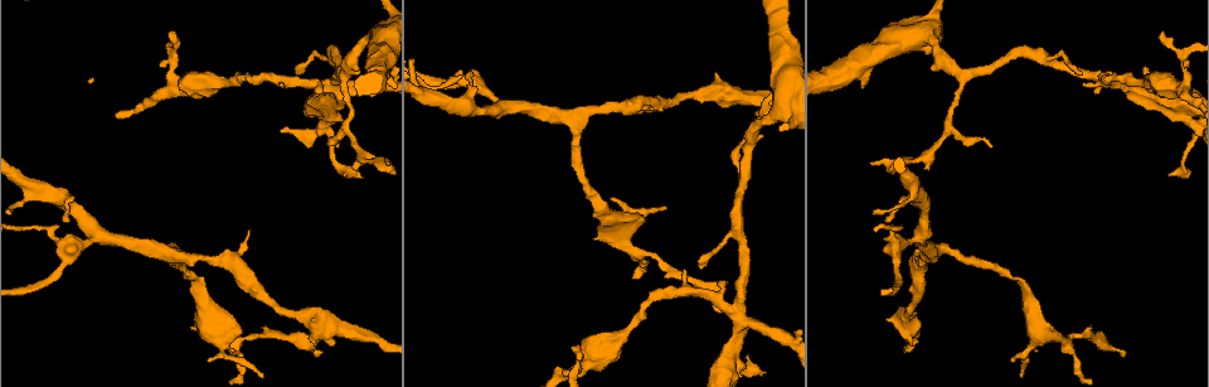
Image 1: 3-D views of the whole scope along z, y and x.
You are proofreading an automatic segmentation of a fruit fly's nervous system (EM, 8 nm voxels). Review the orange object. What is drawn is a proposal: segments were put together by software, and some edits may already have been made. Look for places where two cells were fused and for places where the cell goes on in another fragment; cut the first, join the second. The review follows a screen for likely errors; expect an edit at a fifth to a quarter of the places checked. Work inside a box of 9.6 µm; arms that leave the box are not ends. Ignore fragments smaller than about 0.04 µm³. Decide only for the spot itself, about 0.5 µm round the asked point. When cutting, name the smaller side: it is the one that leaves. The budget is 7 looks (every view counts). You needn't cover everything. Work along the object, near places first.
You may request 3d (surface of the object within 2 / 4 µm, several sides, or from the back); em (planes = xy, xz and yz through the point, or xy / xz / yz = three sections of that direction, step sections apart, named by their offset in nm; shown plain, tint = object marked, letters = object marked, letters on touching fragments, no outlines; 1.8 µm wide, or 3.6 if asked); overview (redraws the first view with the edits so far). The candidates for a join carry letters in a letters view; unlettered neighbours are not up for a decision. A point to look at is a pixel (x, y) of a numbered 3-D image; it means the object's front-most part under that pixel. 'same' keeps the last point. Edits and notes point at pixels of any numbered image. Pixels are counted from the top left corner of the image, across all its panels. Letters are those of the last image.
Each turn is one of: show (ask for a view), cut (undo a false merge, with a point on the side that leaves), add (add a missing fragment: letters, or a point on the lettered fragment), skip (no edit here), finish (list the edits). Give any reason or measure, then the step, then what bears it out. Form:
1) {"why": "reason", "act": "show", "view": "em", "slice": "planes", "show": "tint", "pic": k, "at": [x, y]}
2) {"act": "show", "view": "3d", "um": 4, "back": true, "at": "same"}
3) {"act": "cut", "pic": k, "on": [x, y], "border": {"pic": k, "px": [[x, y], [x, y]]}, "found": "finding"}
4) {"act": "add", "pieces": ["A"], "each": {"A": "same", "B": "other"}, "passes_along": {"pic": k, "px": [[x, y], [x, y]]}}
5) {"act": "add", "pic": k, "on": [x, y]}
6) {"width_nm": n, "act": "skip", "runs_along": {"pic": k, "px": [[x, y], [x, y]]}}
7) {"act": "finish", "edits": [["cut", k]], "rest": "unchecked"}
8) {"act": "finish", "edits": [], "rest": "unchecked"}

{"why": "four or more arms meet", "act": "show", "view": "3d", "um": 2, "pic": 1, "at": [334, 81]}

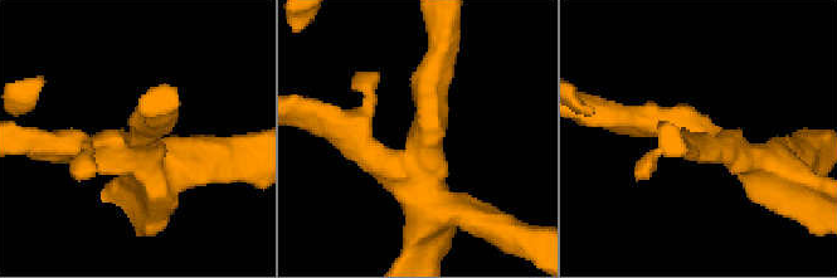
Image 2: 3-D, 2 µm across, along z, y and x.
{"arms": 4, "act": "show", "view": "em", "slice": "yz", "step": 4, "show": "tint", "pic": 2, "at": [421, 148]}

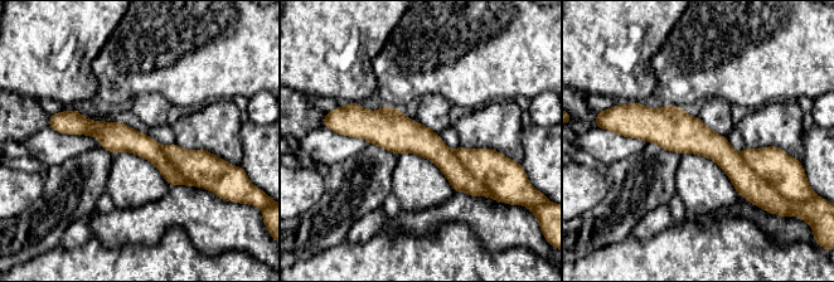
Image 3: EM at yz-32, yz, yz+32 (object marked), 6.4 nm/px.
{"why": "cut it another way", "act": "show", "view": "em", "slice": "planes", "show": "letters", "at": "same"}

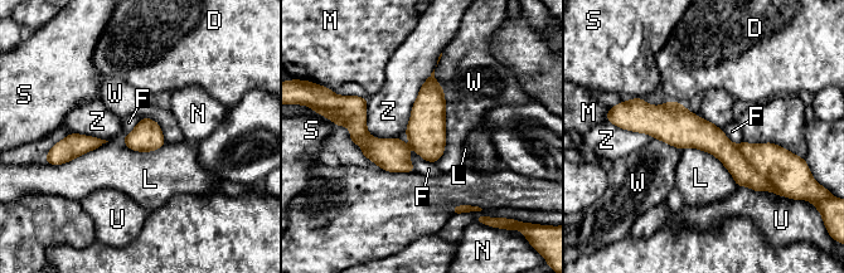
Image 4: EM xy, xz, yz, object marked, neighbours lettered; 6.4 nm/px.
{"act": "cut", "pic": 4, "on": [790, 174], "each": {"D": "other", "F": "other", "L": "other", "M": "other", "N": "other", "S": "other", "U": "other", "W": "other", "Z": "other"}, "part_leaving": {"pic": 4, "px": [[357, 100], [358, 131], [408, 169]]}, "found": "a second cell is stuck on"}

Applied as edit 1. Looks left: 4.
{"why": "tapers out", "act": "show", "view": "em", "slice": "xy", "step": 4, "show": "letters", "pic": 1, "at": [321, 351]}

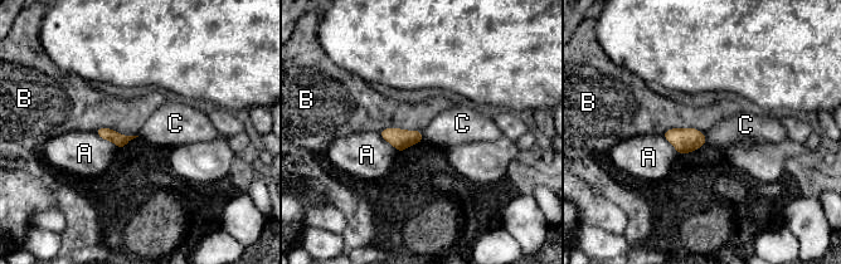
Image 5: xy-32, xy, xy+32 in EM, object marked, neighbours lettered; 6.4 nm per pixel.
{"longest_contact_nm": ["B", 280], "act": "skip", "each": {"A": "other", "B": "other", "C": "other"}, "border": {"pic": 5, "px": [[421, 132], [423, 140]]}, "found": "no lettered fragment goes on from it"}

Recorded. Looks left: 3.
{"act": "finish", "edits": [["cut", 4]], "rest": "unchecked"}

